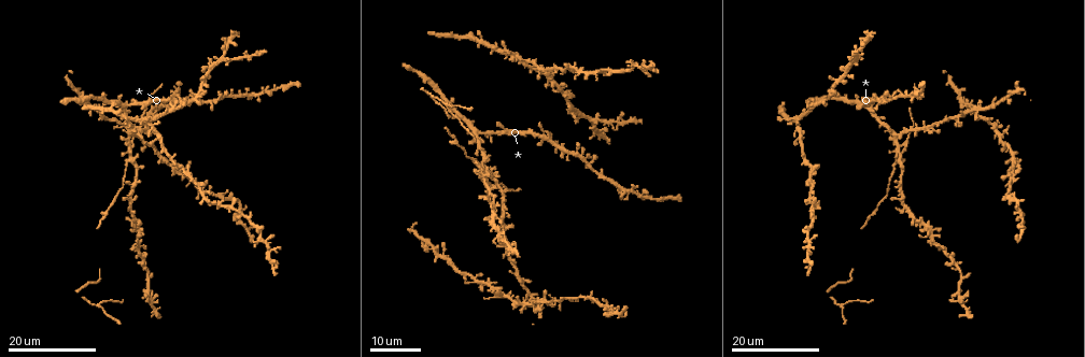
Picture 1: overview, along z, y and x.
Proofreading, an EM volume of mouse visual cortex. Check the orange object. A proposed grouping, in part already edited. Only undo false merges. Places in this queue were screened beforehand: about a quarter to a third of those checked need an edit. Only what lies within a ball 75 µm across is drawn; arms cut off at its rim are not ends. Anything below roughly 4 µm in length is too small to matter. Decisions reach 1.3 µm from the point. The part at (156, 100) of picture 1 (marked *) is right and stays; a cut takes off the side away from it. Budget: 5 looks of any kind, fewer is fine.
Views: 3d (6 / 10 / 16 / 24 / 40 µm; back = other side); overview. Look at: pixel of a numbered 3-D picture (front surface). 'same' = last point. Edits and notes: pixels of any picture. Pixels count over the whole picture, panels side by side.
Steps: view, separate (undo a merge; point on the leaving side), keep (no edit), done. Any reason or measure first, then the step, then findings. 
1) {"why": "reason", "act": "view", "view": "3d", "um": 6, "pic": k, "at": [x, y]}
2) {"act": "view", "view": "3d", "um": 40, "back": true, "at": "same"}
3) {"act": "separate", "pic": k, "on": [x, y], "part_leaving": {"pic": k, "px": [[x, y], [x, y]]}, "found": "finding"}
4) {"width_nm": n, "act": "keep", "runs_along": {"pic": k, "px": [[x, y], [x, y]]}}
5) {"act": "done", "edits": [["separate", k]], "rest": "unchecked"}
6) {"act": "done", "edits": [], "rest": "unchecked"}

{"act": "view", "view": "3d", "um": 24, "pic": 1, "at": [503, 52]}

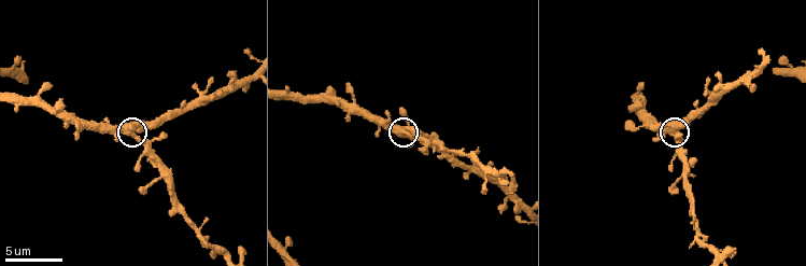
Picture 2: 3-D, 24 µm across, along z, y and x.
{"act": "view", "view": "3d", "um": 10, "pic": 2, "at": [402, 132]}

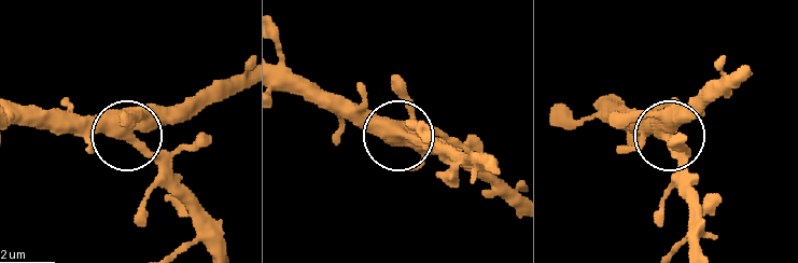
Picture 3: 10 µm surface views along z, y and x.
{"act": "keep", "found": "all the same neuron"}

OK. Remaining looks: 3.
{"act": "view", "view": "3d", "um": 16, "pic": 1, "at": [496, 183]}

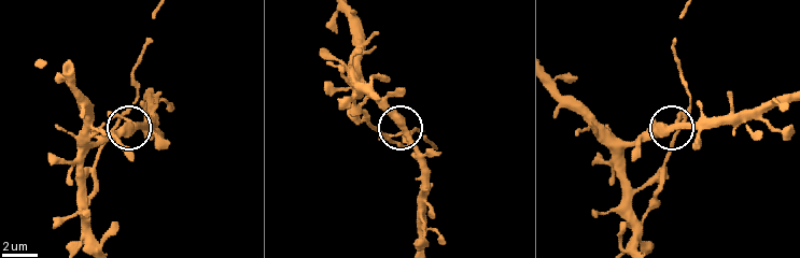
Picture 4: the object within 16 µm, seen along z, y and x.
{"act": "view", "view": "3d", "um": 10, "pic": 4, "at": [405, 135]}

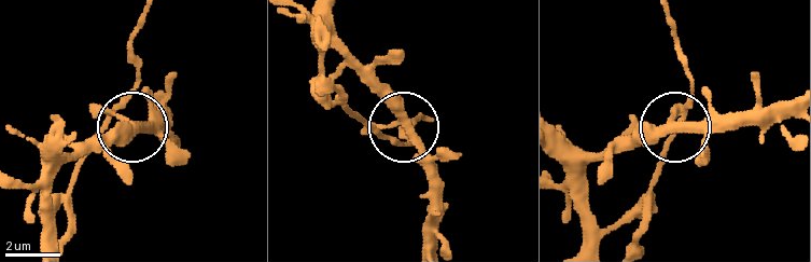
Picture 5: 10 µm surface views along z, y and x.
{"side_arm_um": 14, "act": "keep", "found": "continuous, no second neuron"}

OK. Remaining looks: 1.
{"act": "done", "edits": [], "rest": "unchecked"}

